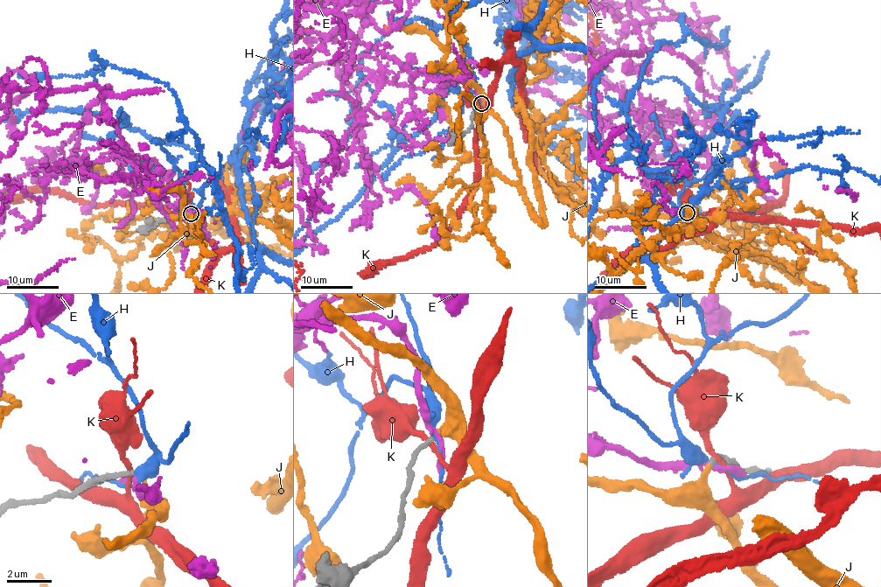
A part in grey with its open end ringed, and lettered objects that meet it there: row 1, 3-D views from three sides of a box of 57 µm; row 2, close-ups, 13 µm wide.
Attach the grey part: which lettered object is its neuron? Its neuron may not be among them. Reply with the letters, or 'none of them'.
J

